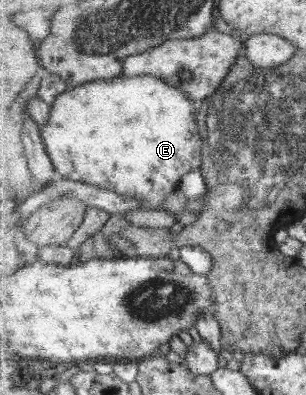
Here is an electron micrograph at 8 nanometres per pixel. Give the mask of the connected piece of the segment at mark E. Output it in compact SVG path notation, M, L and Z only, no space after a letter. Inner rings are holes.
M119 74L112 79L71 85L52 105L47 126L41 126L41 137L58 177L97 185L123 194L125 198L135 198L143 202L141 209L144 210L159 210L165 206L165 200L179 189L181 178L189 172L199 171L203 164L206 144L199 132L197 110L186 92L163 78Z

